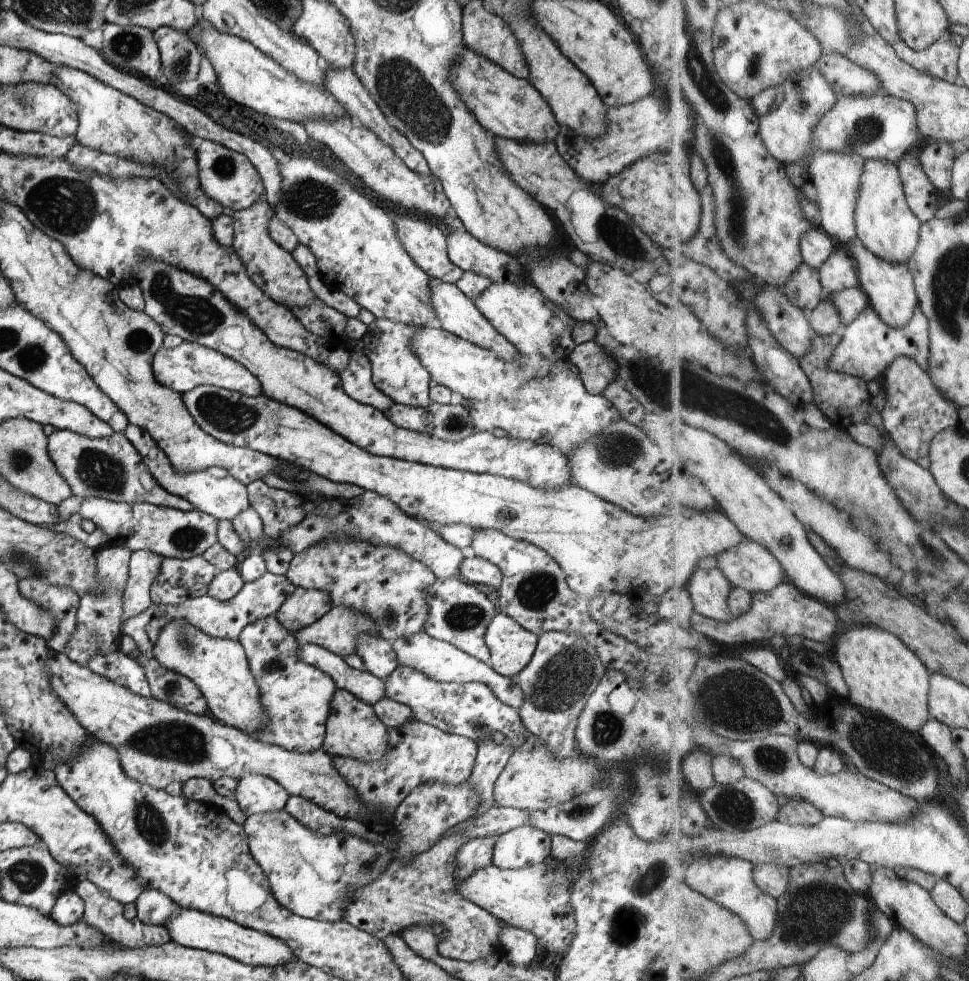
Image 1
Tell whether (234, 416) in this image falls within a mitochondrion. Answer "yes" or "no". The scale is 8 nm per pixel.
yes

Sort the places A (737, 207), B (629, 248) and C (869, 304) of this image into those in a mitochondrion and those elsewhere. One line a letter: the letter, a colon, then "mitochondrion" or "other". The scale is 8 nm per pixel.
A: mitochondrion
B: mitochondrion
C: other

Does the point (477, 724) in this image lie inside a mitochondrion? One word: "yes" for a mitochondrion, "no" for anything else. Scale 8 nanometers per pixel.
yes

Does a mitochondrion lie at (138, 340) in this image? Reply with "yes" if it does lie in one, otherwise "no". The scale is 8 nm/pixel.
yes

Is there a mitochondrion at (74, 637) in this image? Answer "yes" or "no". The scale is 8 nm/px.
no

